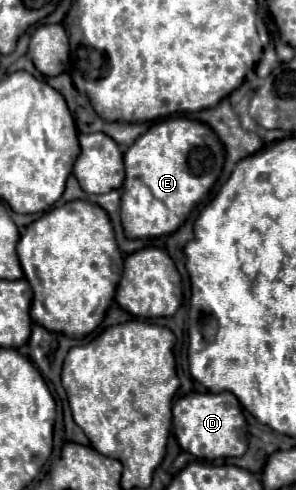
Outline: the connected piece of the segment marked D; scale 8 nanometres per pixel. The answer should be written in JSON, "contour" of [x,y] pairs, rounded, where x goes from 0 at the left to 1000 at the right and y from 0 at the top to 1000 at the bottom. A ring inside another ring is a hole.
{"contour":[[[642,800],[601,812],[581,829],[581,865],[615,918],[655,927],[662,935],[730,939],[730,935],[818,931],[831,922],[838,910],[831,857],[797,808],[777,800],[743,800],[743,804]]]}

